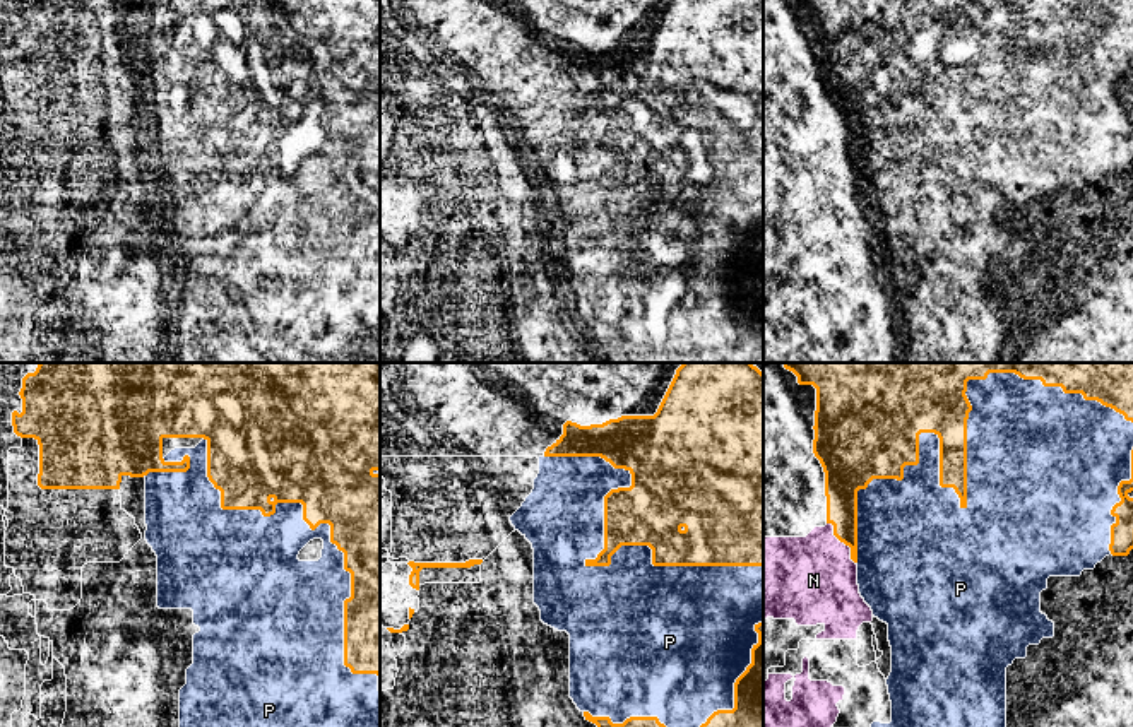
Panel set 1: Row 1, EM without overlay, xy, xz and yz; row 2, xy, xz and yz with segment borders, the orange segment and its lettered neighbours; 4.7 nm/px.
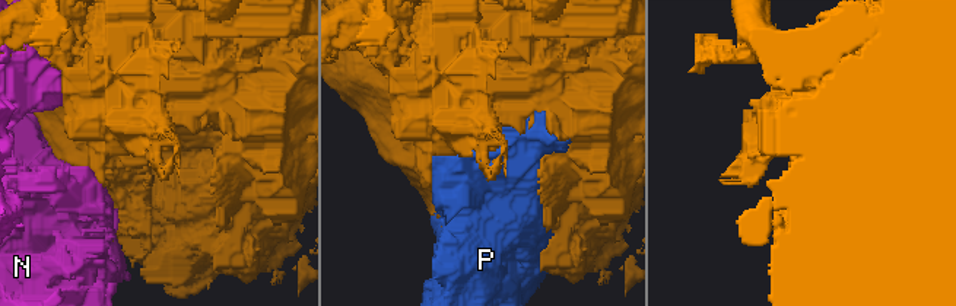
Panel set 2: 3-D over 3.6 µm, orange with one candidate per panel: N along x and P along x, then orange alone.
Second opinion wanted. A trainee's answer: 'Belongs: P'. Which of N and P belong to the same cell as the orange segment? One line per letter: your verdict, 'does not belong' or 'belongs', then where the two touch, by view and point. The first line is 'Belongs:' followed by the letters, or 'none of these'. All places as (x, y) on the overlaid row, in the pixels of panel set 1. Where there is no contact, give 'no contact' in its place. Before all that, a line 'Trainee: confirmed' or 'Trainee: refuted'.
Trainee: confirmed
Belongs: P
N: does not belong | yz (842, 541)
P: belongs | yz (966, 495)

